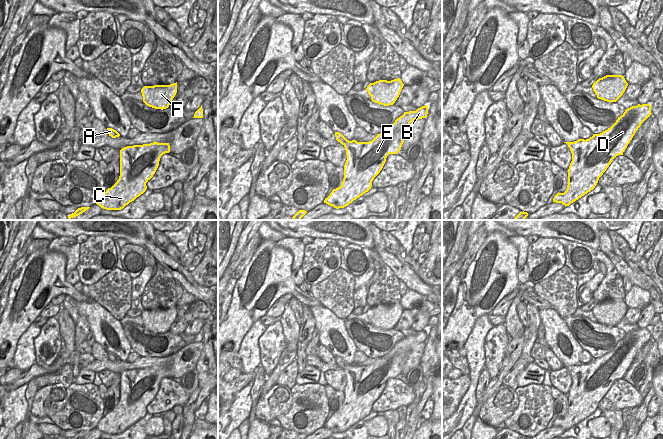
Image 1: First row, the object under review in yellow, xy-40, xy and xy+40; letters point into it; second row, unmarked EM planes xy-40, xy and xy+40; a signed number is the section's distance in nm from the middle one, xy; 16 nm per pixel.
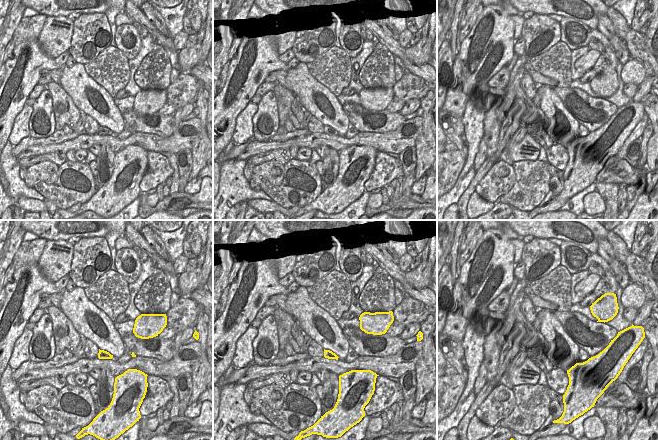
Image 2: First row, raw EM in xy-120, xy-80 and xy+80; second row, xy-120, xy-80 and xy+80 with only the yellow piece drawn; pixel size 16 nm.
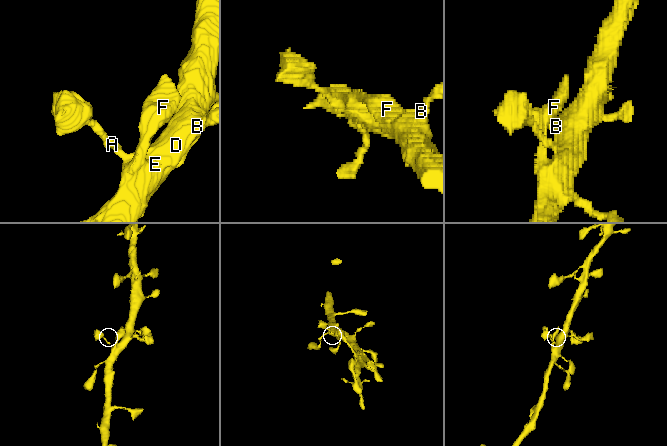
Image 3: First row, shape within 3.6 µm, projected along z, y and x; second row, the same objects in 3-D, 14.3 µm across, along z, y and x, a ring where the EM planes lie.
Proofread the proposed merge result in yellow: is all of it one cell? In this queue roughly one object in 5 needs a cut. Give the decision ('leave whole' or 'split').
leave whole

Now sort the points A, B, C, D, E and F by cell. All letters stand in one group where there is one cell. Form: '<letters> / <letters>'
A B C D E F

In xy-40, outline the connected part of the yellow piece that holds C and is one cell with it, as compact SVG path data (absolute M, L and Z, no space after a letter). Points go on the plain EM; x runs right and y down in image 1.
M169 367L127 370L120 374L120 400L117 406L97 424L106 434L121 434L143 418L163 378L170 376Z

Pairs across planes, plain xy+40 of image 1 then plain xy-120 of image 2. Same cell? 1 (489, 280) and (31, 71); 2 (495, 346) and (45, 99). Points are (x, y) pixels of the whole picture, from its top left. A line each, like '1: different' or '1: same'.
1: same
2: same

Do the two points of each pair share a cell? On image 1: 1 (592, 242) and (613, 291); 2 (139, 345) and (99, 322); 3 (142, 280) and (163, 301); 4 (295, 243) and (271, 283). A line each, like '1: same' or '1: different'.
1: different
2: different
3: different
4: different

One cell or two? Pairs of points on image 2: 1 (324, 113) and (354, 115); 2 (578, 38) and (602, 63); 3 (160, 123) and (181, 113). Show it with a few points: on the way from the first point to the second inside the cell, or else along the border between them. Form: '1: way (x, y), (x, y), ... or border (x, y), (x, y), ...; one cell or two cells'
1: border (342, 106), (350, 123); two cells
2: way (590, 34), (597, 34), (607, 45), (608, 51); one cell
3: border (173, 114), (173, 122), (177, 126); two cells

